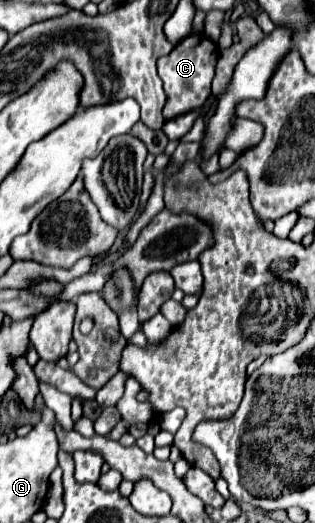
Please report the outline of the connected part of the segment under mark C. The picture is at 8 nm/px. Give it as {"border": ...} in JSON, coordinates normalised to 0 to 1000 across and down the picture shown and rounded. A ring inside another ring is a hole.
{"border":[[[597,67],[533,105],[502,113],[502,143],[521,159],[521,178],[527,178],[527,201],[521,201],[527,231],[648,201],[654,185],[667,182],[667,159],[679,151],[686,113],[692,113],[692,90],[648,67]]]}

